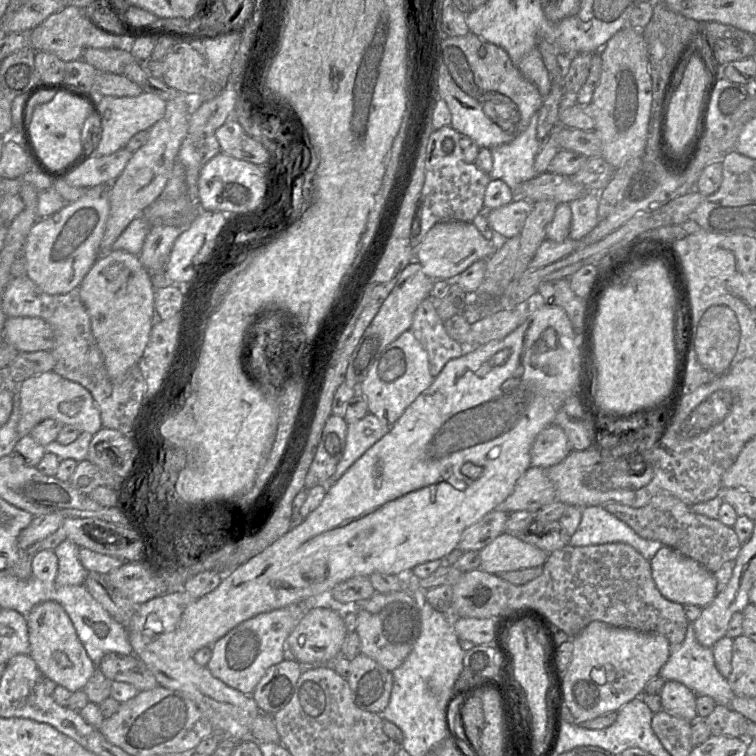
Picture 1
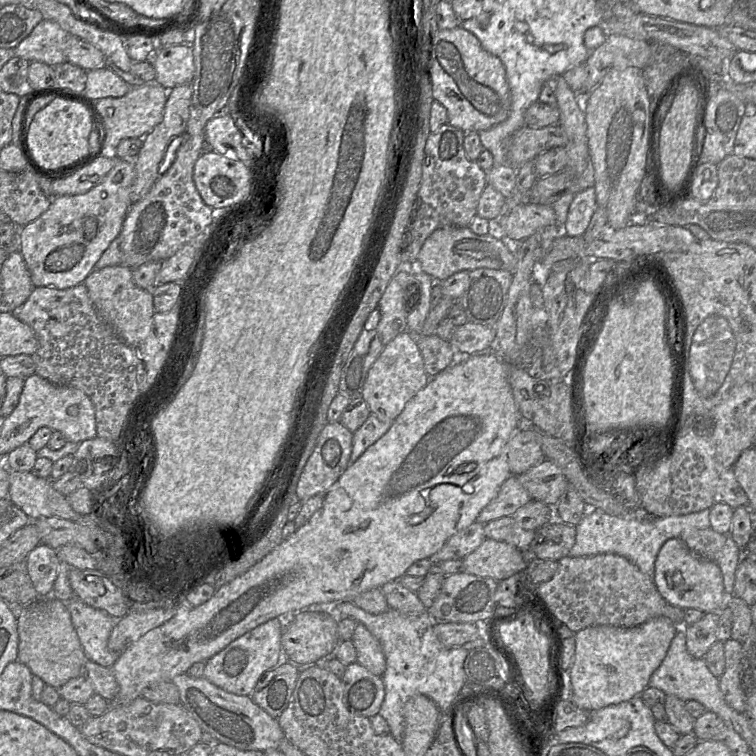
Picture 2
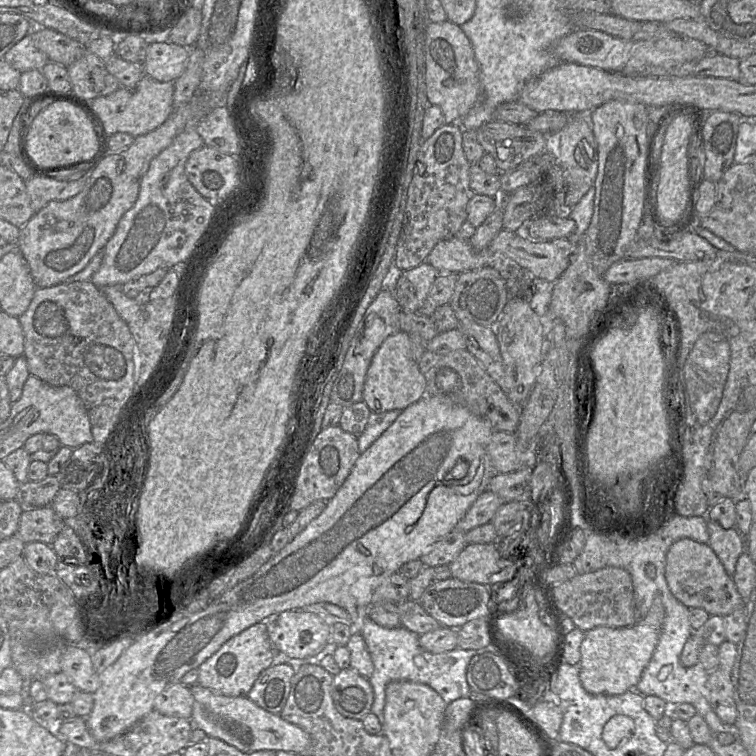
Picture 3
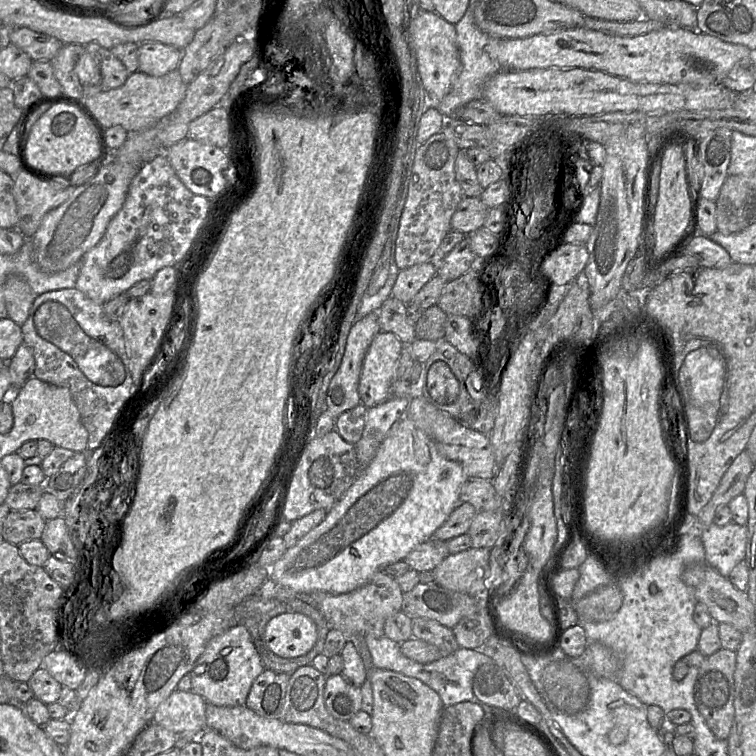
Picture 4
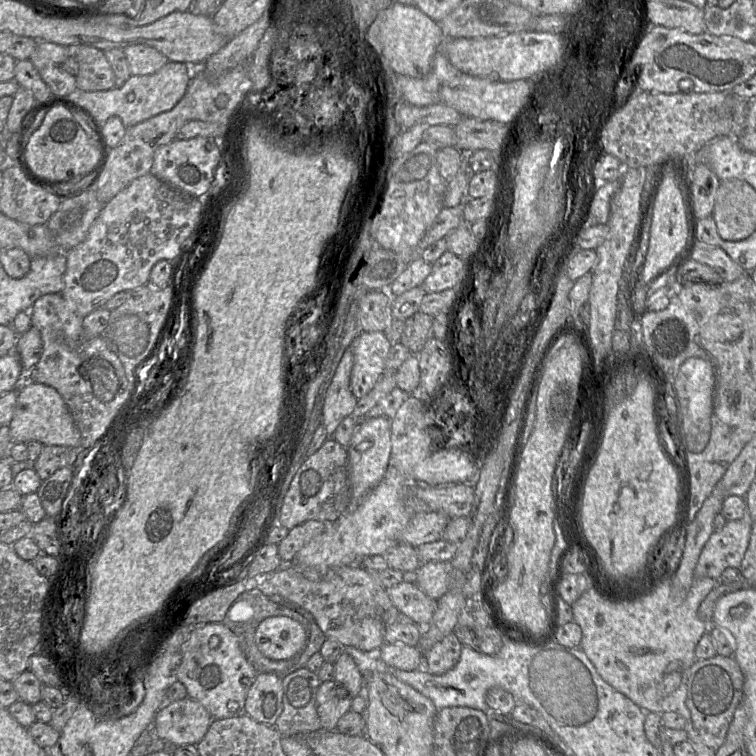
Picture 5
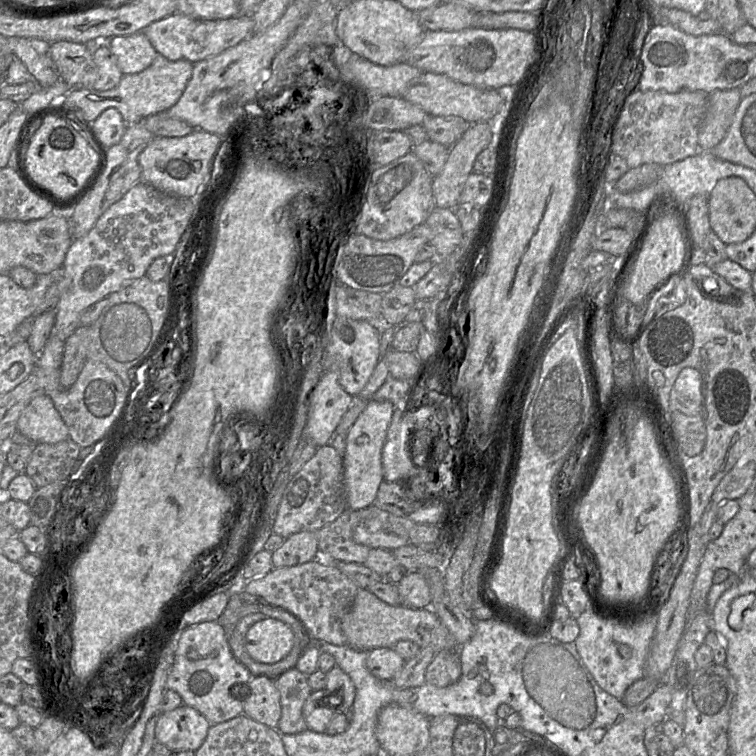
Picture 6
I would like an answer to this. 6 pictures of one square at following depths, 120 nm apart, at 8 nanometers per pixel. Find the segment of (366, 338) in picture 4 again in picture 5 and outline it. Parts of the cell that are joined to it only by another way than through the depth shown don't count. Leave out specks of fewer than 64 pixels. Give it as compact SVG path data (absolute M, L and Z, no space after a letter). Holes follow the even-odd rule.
M349 346L325 394L322 423L329 437L332 437L341 421L352 414L357 403L357 398L350 388L352 367L353 353L352 347Z

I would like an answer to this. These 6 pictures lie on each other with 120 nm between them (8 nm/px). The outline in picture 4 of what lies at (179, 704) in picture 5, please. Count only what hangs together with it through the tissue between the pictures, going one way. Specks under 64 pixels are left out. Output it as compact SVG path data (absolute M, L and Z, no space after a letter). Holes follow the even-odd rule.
M174 690L157 708L153 722L175 734L206 730L206 700L193 691Z

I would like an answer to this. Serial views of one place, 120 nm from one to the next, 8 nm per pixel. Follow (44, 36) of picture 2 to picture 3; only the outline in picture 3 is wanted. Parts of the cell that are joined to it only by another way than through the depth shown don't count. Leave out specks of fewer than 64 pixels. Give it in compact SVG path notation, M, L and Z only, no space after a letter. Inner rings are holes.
M31 33L10 48L3 59L21 73L33 69L41 70L49 62L46 54L35 46Z

